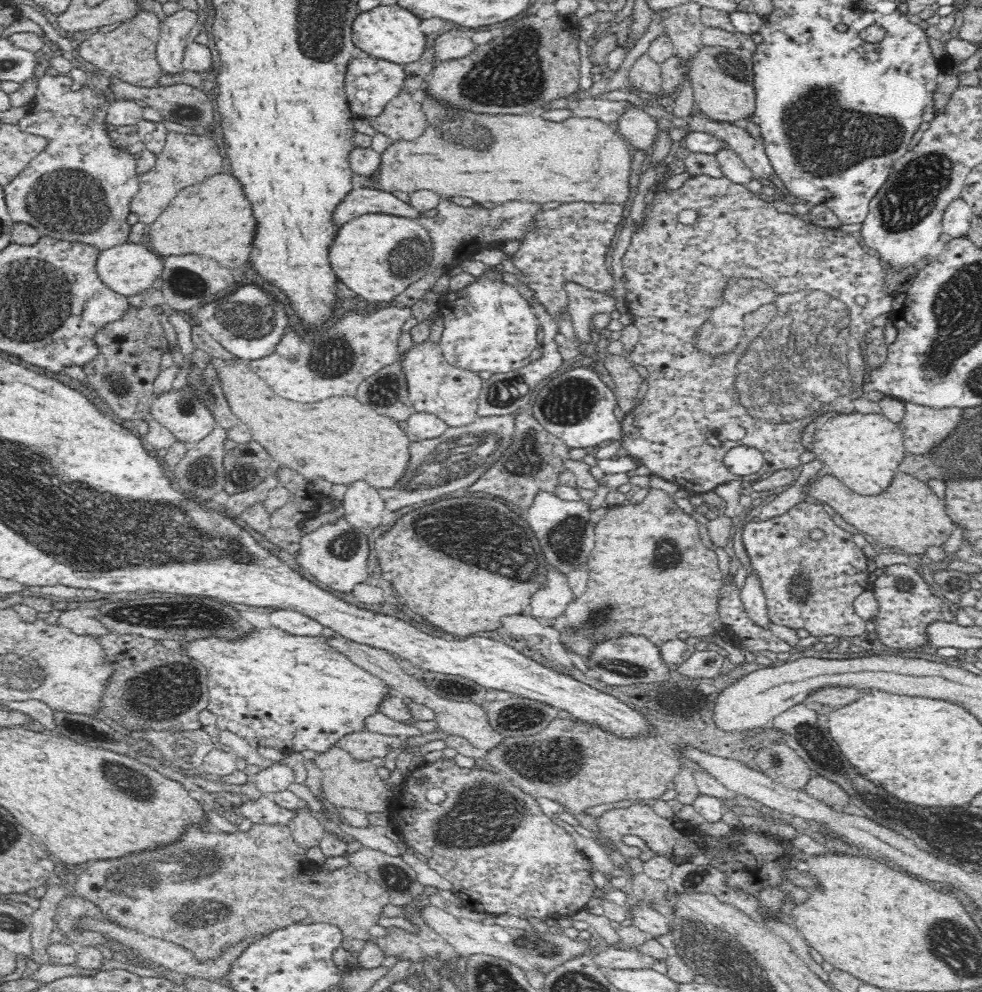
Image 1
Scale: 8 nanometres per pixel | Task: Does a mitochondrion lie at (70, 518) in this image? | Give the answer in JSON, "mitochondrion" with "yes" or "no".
{"mitochondrion":"yes"}

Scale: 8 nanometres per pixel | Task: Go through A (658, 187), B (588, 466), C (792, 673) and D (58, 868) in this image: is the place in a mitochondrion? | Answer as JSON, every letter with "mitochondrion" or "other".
{"A":"other","B":"other","C":"other","D":"other"}

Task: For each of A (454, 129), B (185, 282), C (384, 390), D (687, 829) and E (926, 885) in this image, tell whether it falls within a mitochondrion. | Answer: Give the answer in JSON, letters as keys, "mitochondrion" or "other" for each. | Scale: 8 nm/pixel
{"A":"mitochondrion","B":"mitochondrion","C":"mitochondrion","D":"other","E":"other"}

